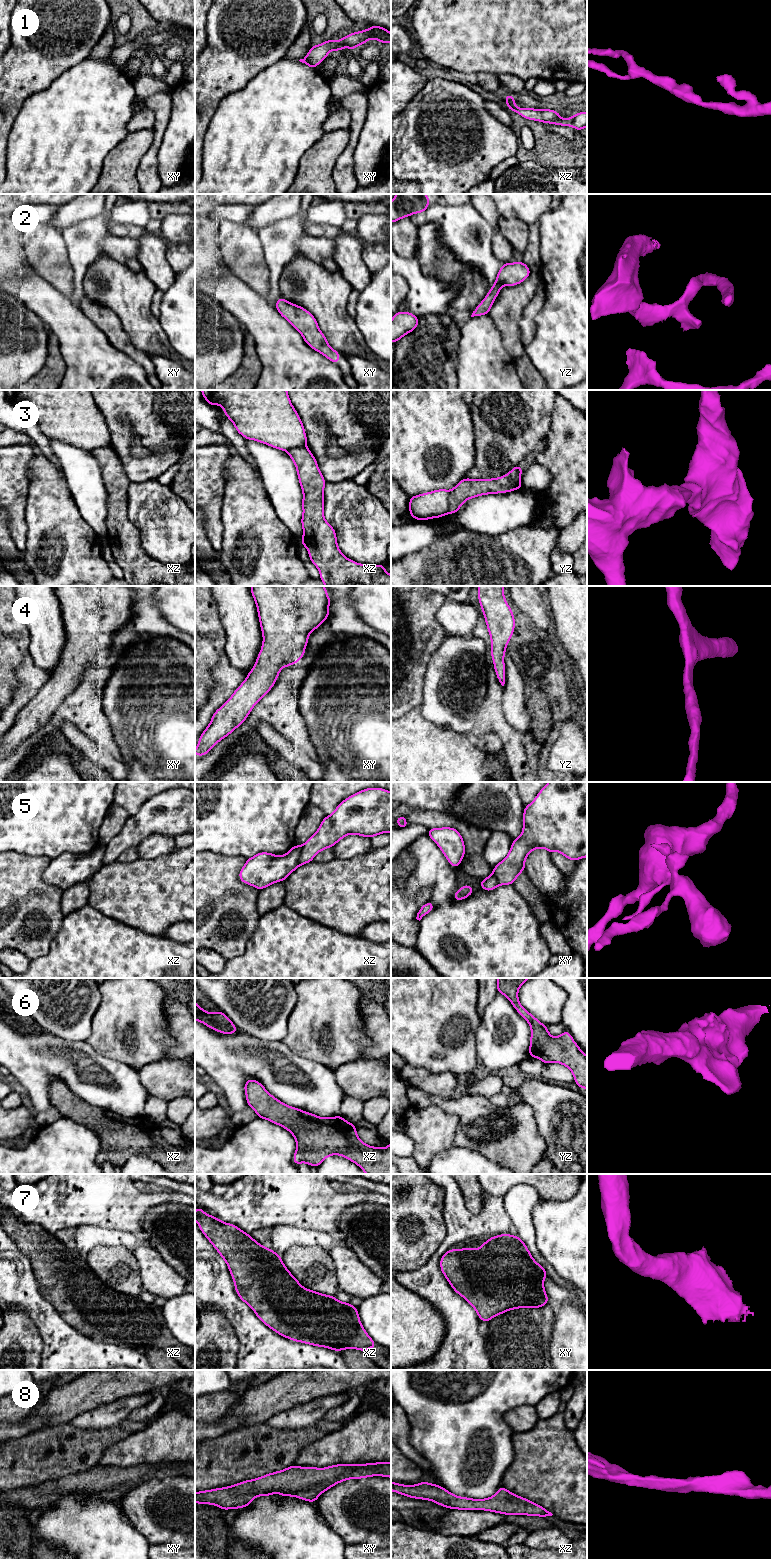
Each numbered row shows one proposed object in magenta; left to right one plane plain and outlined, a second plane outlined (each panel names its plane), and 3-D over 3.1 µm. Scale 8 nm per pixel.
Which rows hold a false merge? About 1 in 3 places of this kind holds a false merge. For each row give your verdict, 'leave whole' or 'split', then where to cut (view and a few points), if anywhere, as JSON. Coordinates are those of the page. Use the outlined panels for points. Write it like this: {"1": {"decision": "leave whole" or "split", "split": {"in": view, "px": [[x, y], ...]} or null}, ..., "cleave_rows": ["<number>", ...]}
{"1": {"decision": "leave whole", "split": null}, "2": {"decision": "leave whole", "split": null}, "3": {"decision": "split", "split": {"in": "yz", "px": [[448, 491], [449, 512]]}}, "4": {"decision": "leave whole", "split": null}, "5": {"decision": "split", "split": {"in": "xz", "px": [[301, 846], [299, 864]]}}, "6": {"decision": "leave whole", "split": null}, "7": {"decision": "leave whole", "split": null}, "8": {"decision": "leave whole", "split": null}, "cleave_rows": ["3", "5"]}

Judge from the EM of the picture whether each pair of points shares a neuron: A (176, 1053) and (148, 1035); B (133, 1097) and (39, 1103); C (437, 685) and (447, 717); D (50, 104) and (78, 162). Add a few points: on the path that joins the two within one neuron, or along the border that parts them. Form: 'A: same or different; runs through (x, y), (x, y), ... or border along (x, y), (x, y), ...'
A: different; border along (167, 1025), (177, 1043), (164, 1058)
B: same; runs through (103, 1090), (78, 1084), (62, 1068), (41, 1073)
C: same; runs through (445, 693), (447, 695), (447, 709)
D: same; runs through (60, 118), (60, 144), (64, 148)

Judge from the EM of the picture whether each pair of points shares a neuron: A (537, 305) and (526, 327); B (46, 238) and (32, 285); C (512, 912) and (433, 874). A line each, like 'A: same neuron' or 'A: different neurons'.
A: same neuron
B: different neurons
C: same neuron

